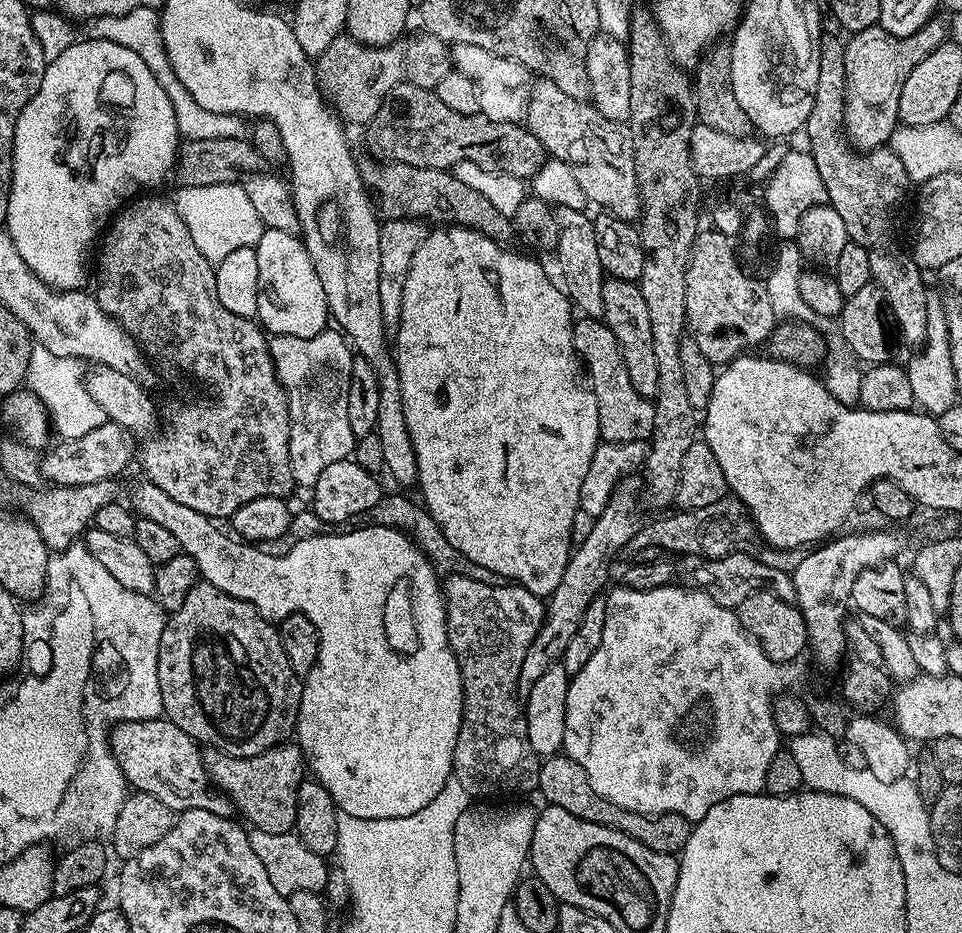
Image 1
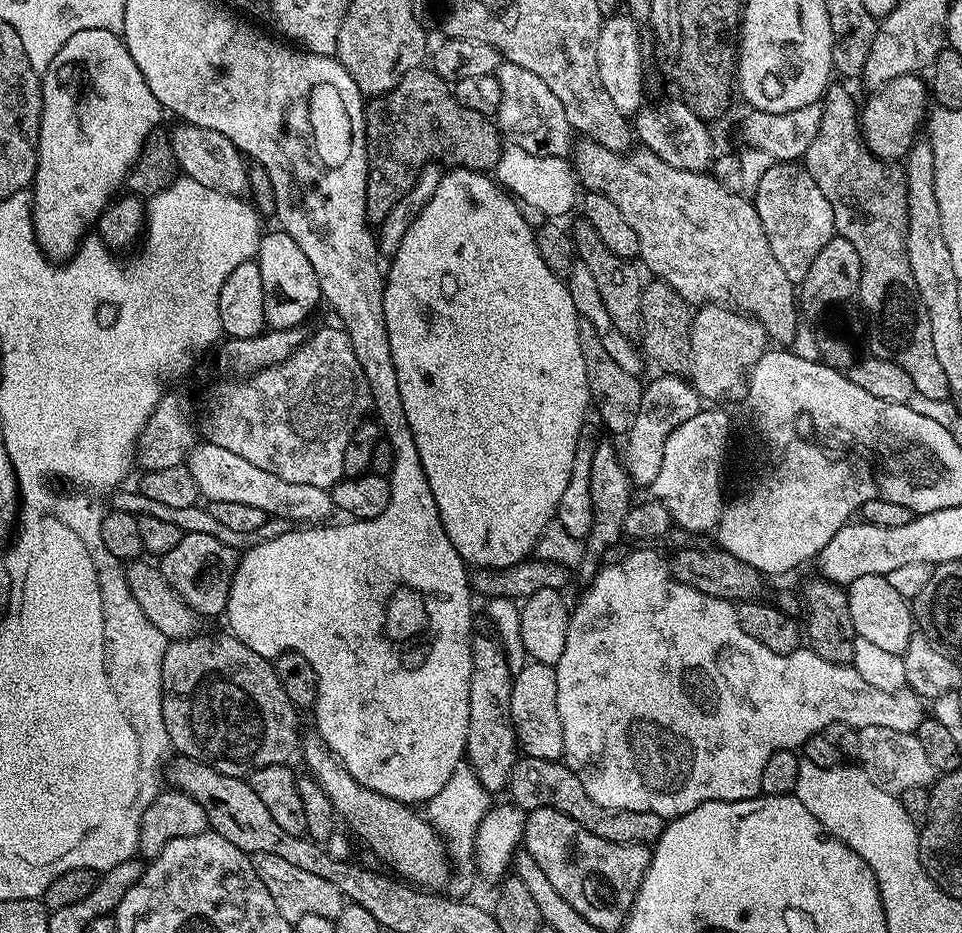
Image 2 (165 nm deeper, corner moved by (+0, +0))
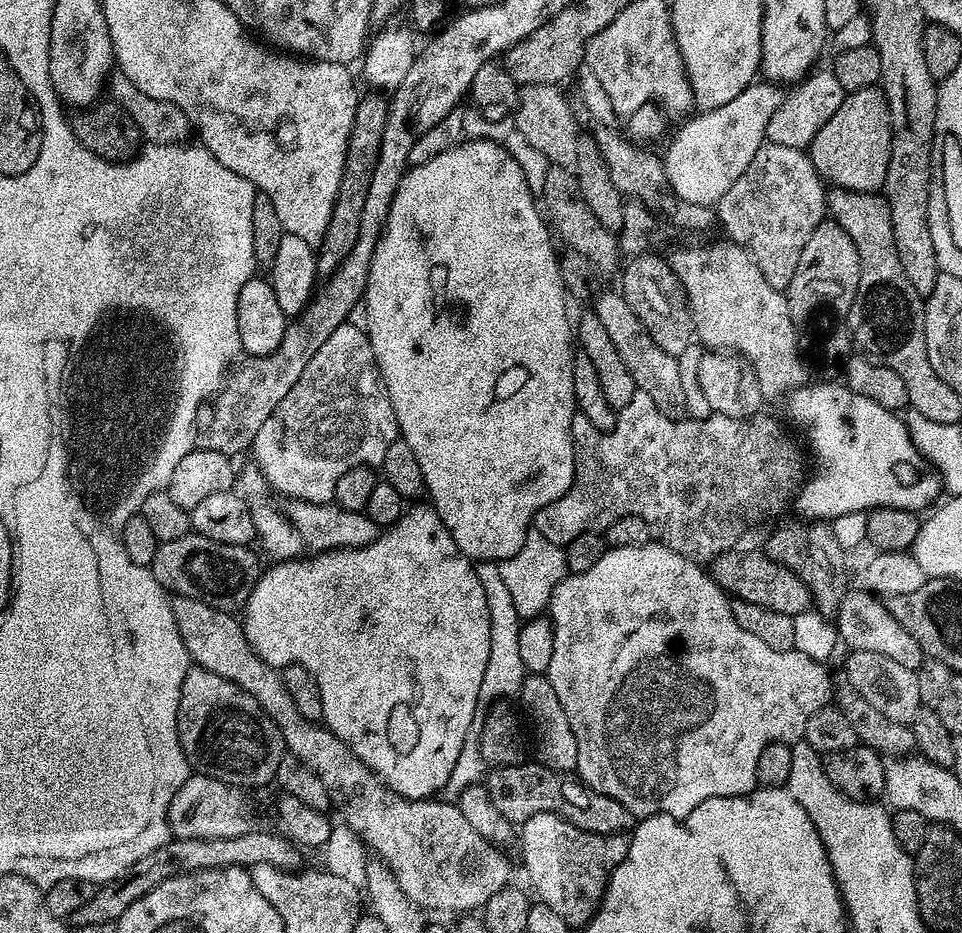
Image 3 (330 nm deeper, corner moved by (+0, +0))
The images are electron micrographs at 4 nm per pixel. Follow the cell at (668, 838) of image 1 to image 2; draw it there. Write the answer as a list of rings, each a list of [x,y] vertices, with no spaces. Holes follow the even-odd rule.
[[[524,756],[517,759],[512,768],[512,777],[508,779],[506,789],[511,803],[523,808],[526,813],[539,808],[553,808],[578,822],[590,834],[598,834],[598,838],[606,838],[606,842],[619,844],[655,845],[656,839],[664,833],[665,817],[642,810],[622,810],[598,806],[590,794],[586,794],[586,786],[578,782],[578,778],[568,769],[568,765],[560,760],[543,760]]]

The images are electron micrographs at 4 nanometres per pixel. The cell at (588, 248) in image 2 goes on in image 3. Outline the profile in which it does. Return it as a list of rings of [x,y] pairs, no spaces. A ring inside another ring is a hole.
[[[549,167],[542,199],[544,199],[544,204],[542,200],[543,211],[546,213],[555,235],[557,237],[560,235],[568,243],[569,249],[578,254],[586,254],[586,258],[590,258],[590,262],[596,267],[597,273],[604,274],[604,272],[614,271],[616,263],[618,263],[618,268],[622,260],[622,253],[617,233],[606,230],[606,226],[602,226],[602,222],[598,222],[598,218],[594,218],[590,206],[586,206],[586,198],[582,198],[582,190],[578,186],[573,169]]]

